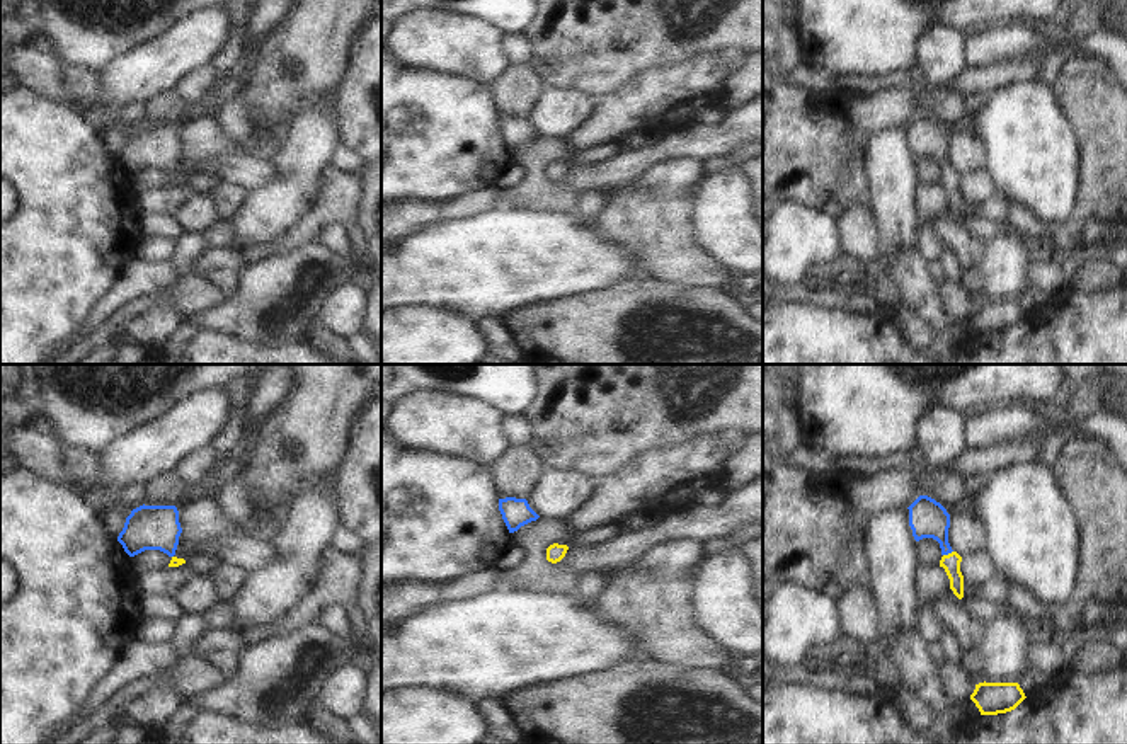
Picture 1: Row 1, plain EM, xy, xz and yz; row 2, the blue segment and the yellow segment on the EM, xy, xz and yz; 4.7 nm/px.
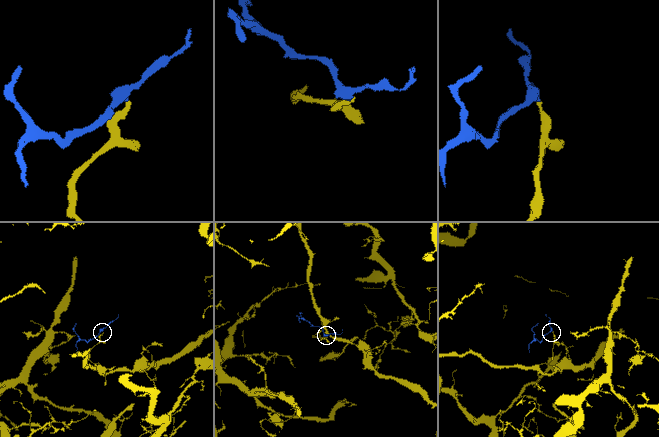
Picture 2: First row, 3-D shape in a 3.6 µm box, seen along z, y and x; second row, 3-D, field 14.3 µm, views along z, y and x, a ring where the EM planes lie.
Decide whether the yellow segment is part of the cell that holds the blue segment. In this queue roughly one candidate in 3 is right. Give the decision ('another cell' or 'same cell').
same cell

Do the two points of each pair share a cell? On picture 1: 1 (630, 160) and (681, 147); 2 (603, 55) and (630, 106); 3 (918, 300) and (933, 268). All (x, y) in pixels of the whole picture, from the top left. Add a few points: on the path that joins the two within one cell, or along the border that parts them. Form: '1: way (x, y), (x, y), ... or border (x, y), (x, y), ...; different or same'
1: way (642, 159), (669, 147); same
2: border (656, 67), (637, 72), (600, 99); different
3: border (926, 263), (926, 273), (938, 285); different

